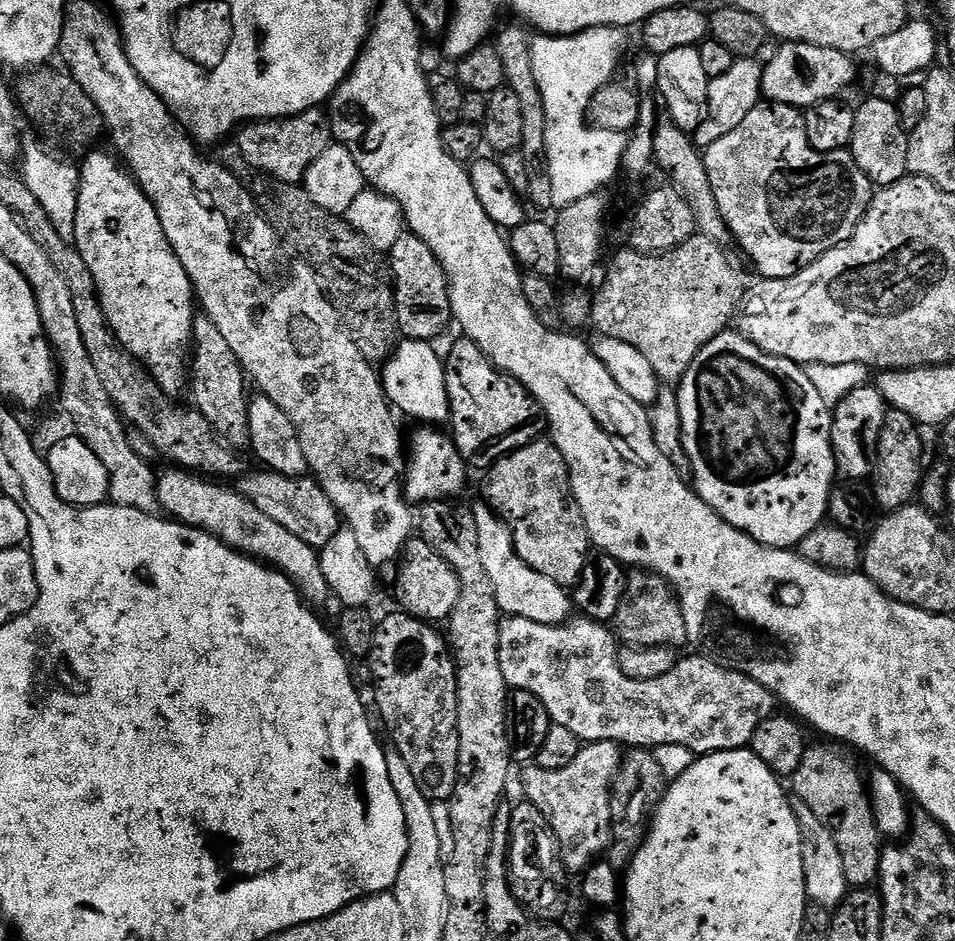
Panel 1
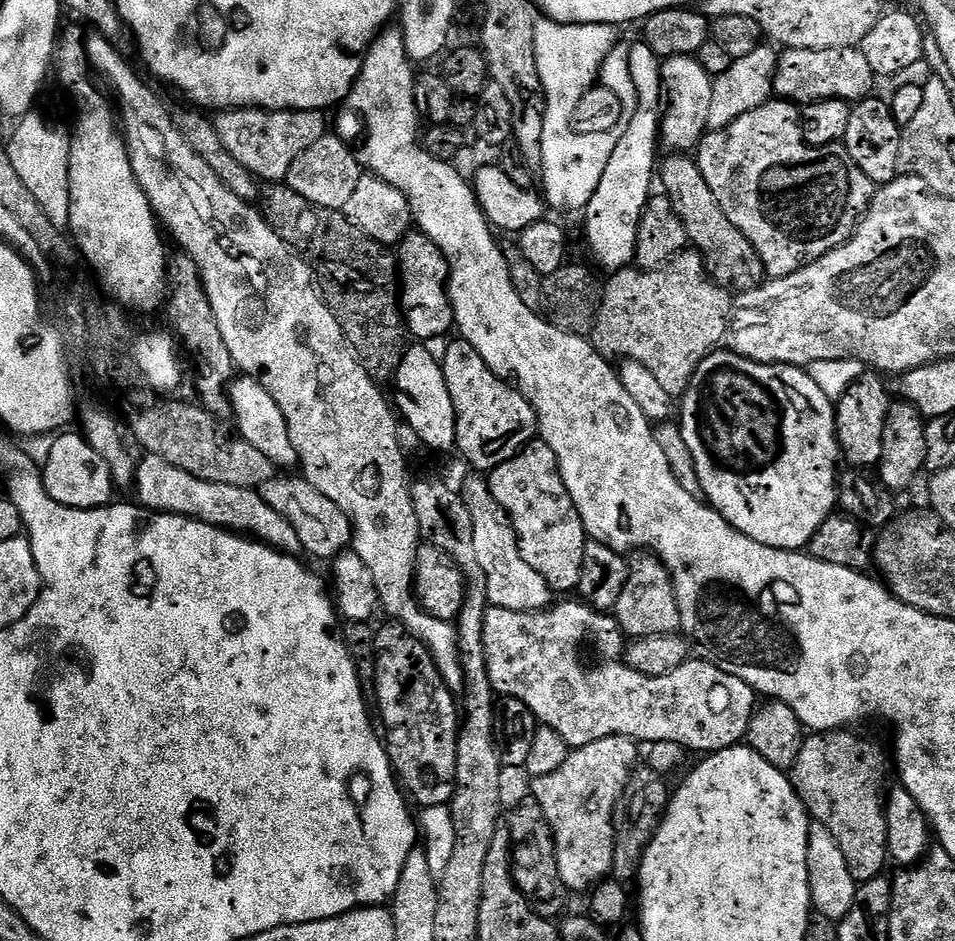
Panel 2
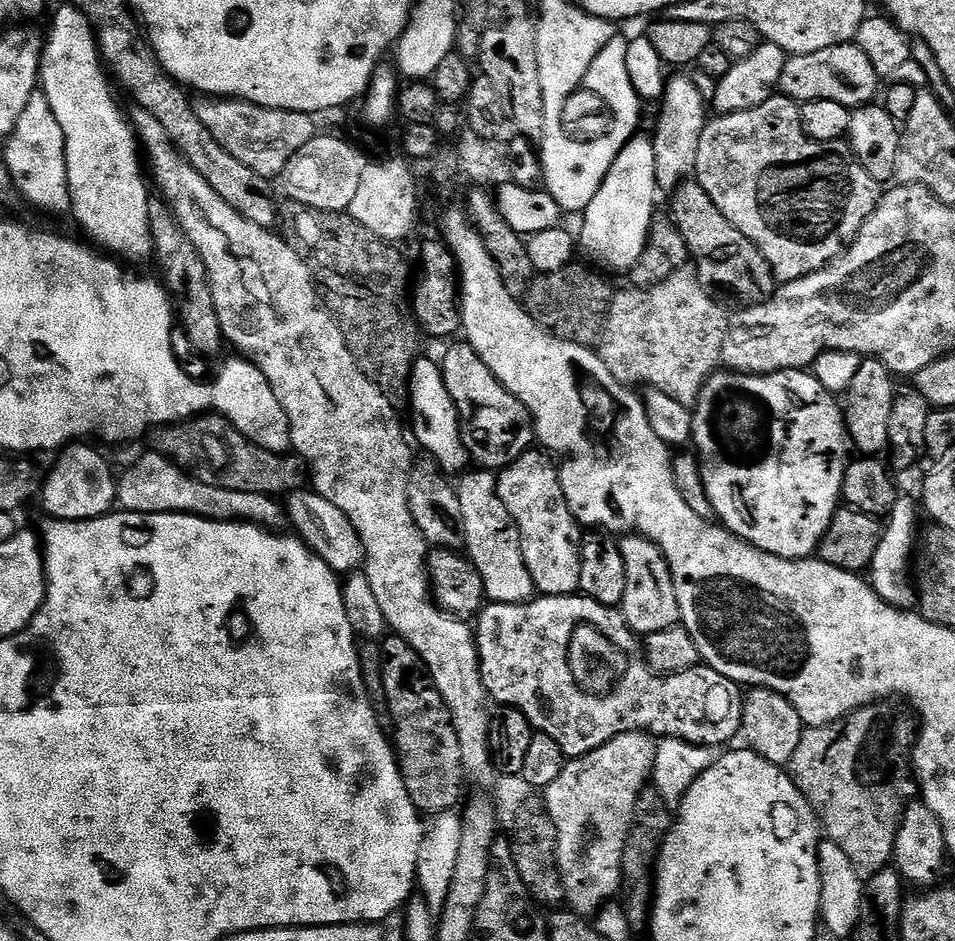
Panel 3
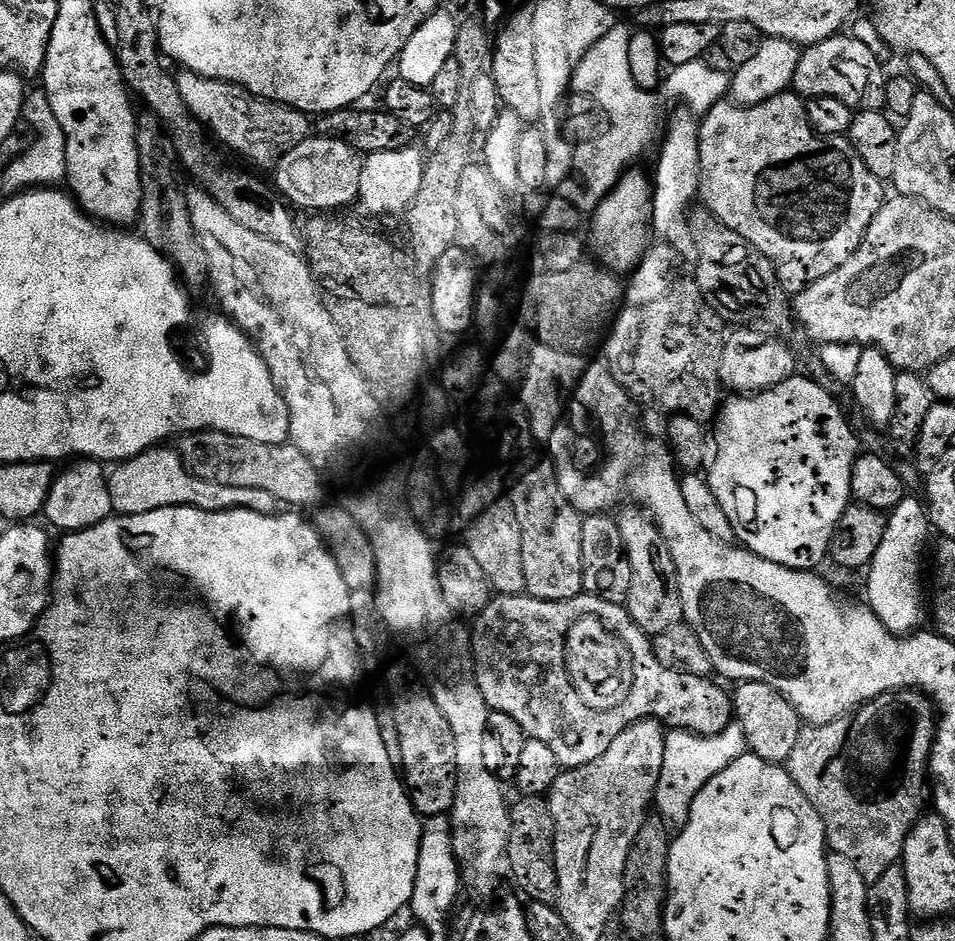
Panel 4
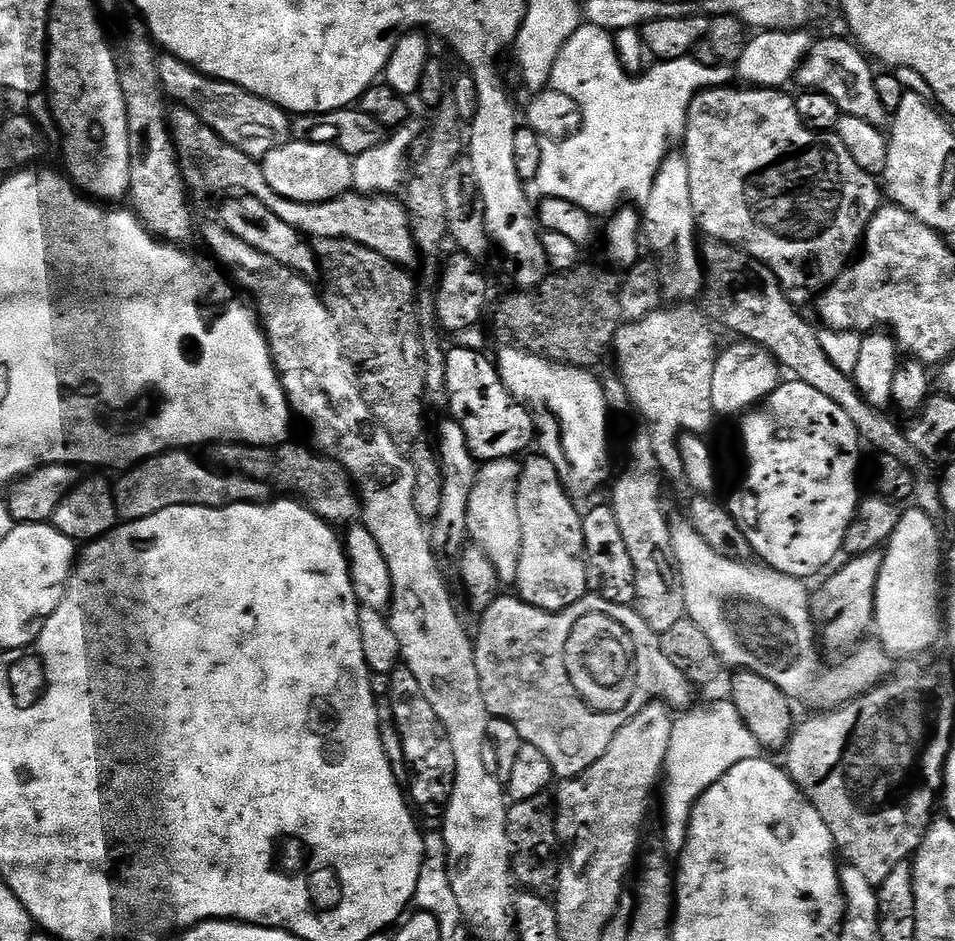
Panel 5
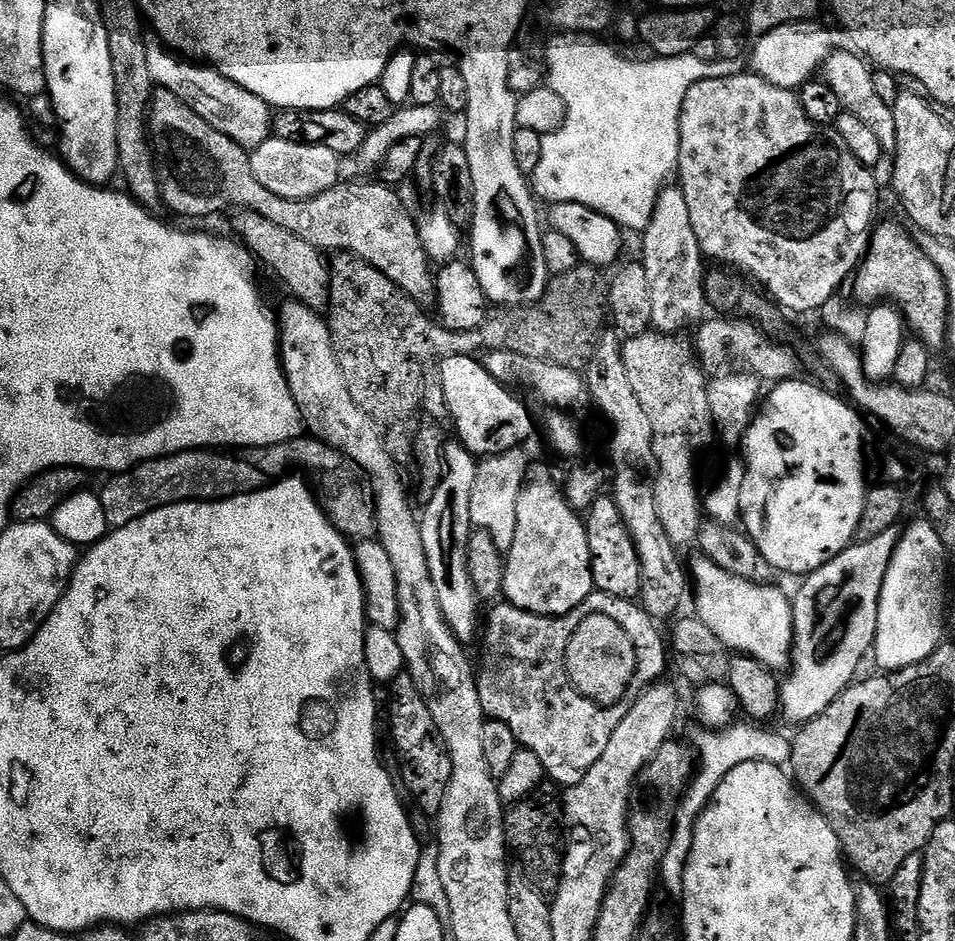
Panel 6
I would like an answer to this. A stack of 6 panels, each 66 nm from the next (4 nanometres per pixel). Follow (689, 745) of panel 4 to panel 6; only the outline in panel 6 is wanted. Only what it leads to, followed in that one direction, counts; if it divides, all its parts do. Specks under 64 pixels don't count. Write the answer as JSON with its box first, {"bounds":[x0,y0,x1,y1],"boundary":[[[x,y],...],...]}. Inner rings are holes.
{"bounds":[658,722,792,893],"boundary":[[[733,722],[727,728],[701,731],[700,748],[698,747],[698,763],[696,771],[688,787],[684,789],[684,796],[676,808],[676,823],[672,826],[672,837],[666,854],[660,859],[658,869],[659,879],[670,891],[679,893],[684,886],[684,866],[688,861],[688,854],[692,849],[694,830],[700,815],[714,798],[718,786],[722,786],[722,778],[734,770],[734,766],[742,766],[746,762],[761,760],[767,764],[787,765],[792,758],[792,740],[784,737],[780,732],[771,732],[768,726],[761,726],[756,722]]]}

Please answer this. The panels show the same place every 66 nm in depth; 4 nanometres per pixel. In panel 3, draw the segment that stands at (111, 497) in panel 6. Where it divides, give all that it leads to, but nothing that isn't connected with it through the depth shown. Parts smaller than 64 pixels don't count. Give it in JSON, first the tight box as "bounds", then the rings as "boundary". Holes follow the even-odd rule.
{"bounds":[116,450,290,530],"boundary":[[[148,450],[145,456],[138,457],[125,470],[124,477],[119,477],[116,504],[125,512],[184,512],[188,516],[204,516],[207,520],[251,522],[269,530],[284,530],[290,524],[285,505],[279,499],[266,494],[246,494],[246,490],[222,490],[218,486],[206,486],[206,482],[198,482],[155,450]]]}

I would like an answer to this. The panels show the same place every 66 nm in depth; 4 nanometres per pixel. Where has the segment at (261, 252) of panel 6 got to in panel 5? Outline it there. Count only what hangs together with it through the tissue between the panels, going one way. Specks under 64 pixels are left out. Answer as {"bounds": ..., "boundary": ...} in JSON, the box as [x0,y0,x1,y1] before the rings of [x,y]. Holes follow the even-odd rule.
{"bounds":[219,194,318,278],"boundary":[[[243,194],[233,195],[224,204],[219,219],[224,227],[229,228],[238,238],[250,246],[254,246],[259,252],[266,254],[279,261],[280,264],[287,265],[288,268],[300,273],[305,278],[315,277],[318,272],[318,261],[316,258],[316,249],[306,239],[303,232],[300,232],[294,226],[290,226],[278,218],[269,208],[264,206],[258,198],[246,196]]]}

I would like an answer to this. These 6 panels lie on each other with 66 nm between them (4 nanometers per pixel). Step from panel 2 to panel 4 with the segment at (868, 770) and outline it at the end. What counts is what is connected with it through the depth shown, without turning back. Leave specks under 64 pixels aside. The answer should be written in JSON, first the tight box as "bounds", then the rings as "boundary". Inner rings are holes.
{"bounds":[786,690,938,882],"boundary":[[[897,690],[894,692],[883,692],[878,698],[868,701],[867,704],[861,704],[855,712],[847,716],[839,716],[834,722],[829,724],[818,724],[808,726],[800,733],[797,745],[794,746],[790,754],[786,767],[789,774],[792,775],[793,782],[802,790],[802,794],[814,806],[814,810],[820,815],[820,821],[824,824],[824,838],[827,847],[833,853],[843,856],[854,864],[854,867],[867,882],[882,878],[886,870],[897,867],[904,851],[904,843],[908,837],[908,832],[916,825],[920,819],[924,808],[924,780],[926,784],[926,764],[916,756],[927,757],[932,751],[932,741],[936,738],[936,725],[938,723],[938,713],[929,697],[925,696],[919,690]]]}

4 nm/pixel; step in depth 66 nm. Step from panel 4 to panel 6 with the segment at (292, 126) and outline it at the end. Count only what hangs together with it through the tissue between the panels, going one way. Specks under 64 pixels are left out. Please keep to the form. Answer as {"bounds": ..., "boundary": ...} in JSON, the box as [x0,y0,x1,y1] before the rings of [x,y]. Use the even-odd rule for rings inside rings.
{"bounds":[145,34,274,150],"boundary":[[[155,34],[147,37],[145,46],[150,78],[155,87],[170,90],[170,94],[182,98],[182,102],[186,102],[186,106],[190,106],[190,110],[194,110],[198,118],[210,122],[214,130],[222,130],[226,138],[238,142],[238,146],[246,150],[262,146],[262,142],[266,142],[273,135],[274,109],[271,104],[258,98],[258,94],[250,94],[250,90],[238,86],[238,82],[226,78],[216,68],[201,66],[195,59],[185,58]]]}

